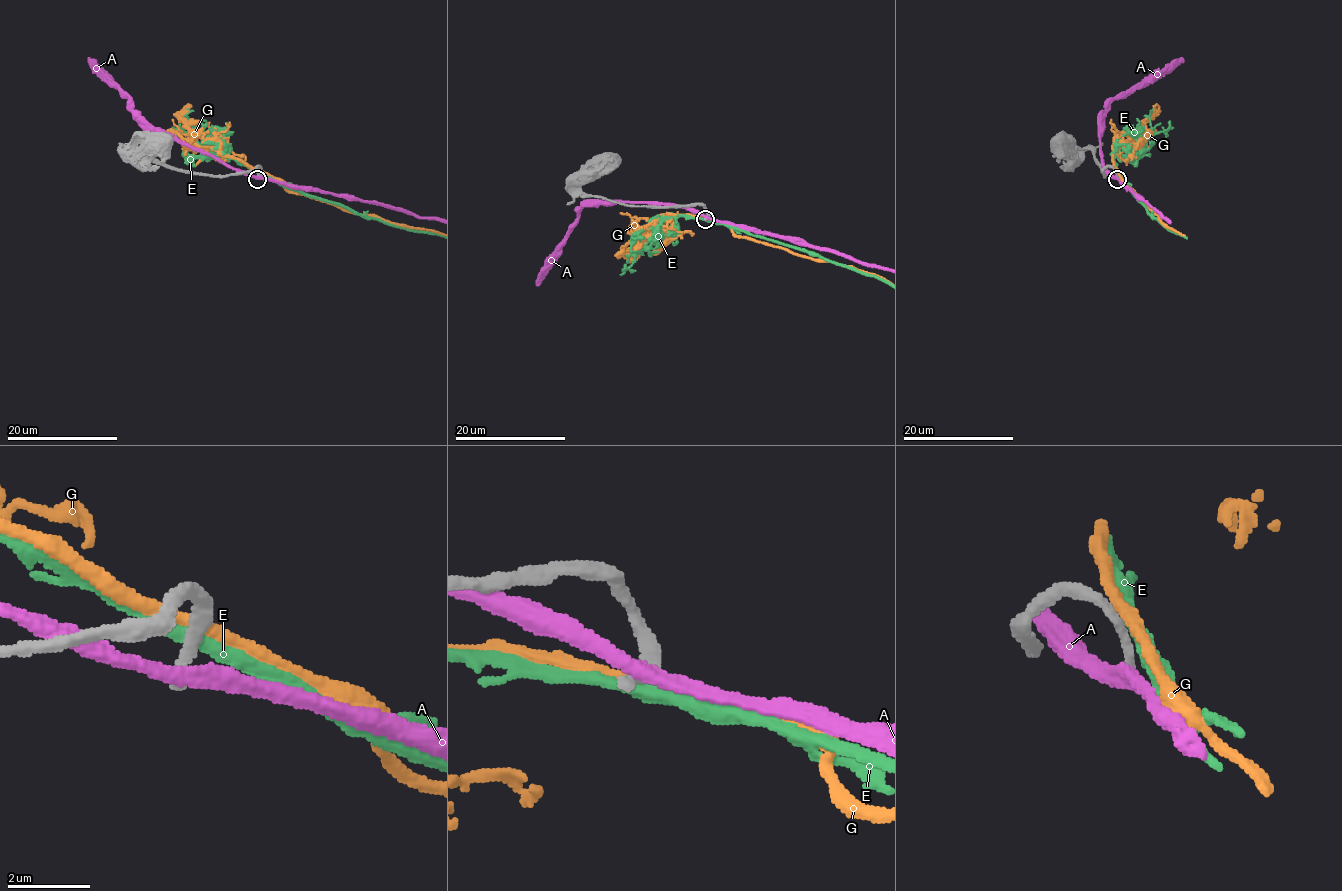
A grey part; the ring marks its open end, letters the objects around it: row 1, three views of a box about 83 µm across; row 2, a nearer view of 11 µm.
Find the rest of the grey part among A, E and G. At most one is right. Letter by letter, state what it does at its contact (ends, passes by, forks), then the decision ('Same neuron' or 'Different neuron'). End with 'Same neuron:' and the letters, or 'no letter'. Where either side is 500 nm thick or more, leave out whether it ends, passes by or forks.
A: It passes by. Different neuron
E: It passes by. Different neuron
G: It passes by. Different neuron
Same neuron: no letter

